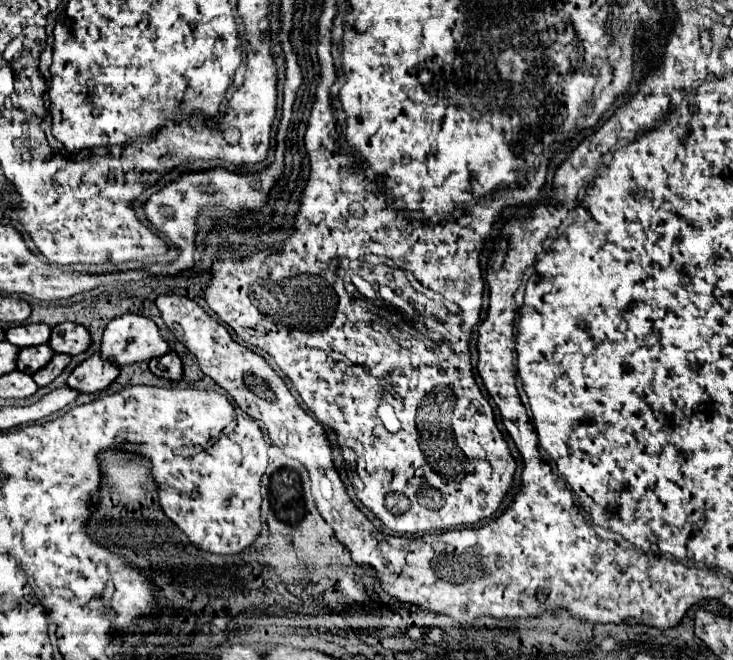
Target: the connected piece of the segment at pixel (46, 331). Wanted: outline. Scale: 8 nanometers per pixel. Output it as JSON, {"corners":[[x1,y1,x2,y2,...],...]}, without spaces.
{"corners":[[21,324,21,326,13,326,5,332,5,338,19,346,19,348,27,348,27,346,39,346,45,344,49,340,51,328,47,324]]}

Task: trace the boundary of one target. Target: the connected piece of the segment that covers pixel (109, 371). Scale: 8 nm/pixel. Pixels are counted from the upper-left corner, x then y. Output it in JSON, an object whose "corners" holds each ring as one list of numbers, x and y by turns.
{"corners":[[99,354,87,358,81,362,71,376,67,378,67,386,77,390,79,394,93,394,101,392,111,386,111,382,119,376,119,368,107,360,103,360]]}

